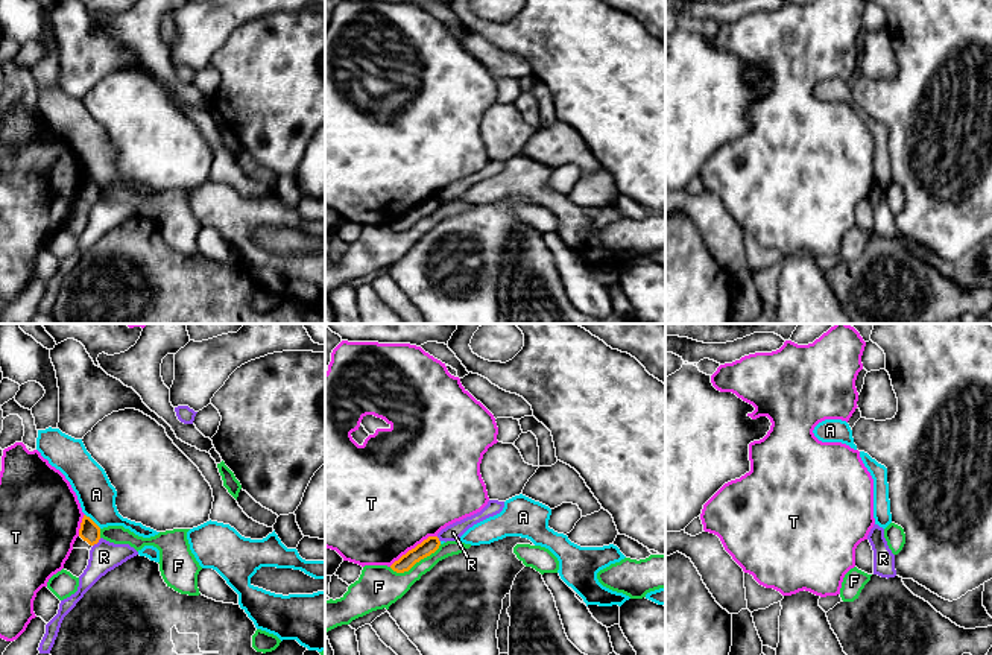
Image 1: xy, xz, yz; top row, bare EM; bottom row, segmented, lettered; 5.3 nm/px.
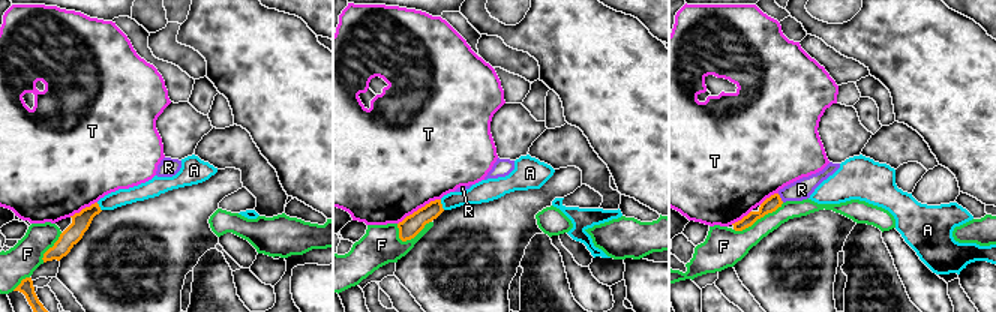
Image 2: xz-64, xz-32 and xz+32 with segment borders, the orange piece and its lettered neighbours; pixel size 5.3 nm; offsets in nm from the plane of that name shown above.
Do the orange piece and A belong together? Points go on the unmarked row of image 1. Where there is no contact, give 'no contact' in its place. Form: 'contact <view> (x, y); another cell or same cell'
contact xy (91, 180); another cell

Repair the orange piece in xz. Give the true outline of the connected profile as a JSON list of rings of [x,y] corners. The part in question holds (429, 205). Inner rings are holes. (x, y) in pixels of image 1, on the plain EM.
[[[428,196],[415,208],[409,210],[398,220],[395,220],[390,228],[396,233],[409,231],[416,222],[434,213],[441,205],[438,196]]]

